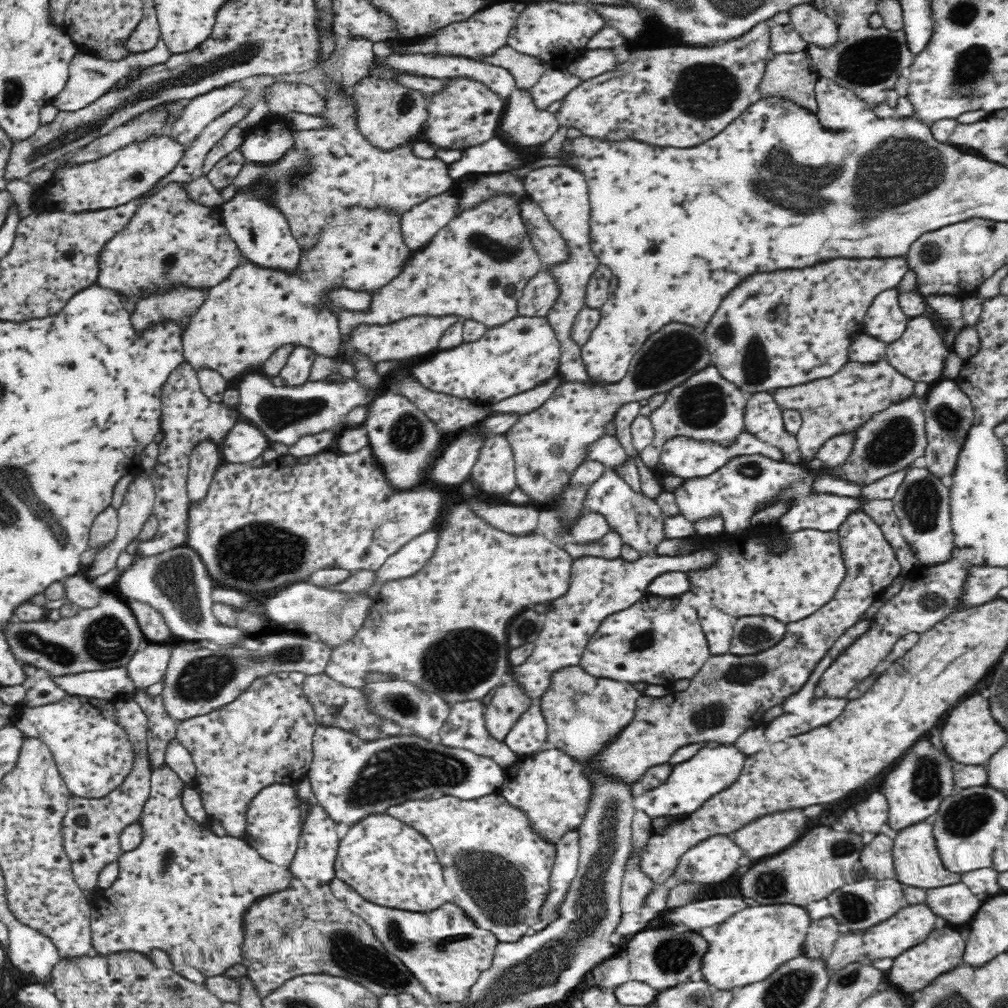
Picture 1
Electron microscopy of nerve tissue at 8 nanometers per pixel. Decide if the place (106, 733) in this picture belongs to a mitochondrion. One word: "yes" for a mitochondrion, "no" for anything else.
no

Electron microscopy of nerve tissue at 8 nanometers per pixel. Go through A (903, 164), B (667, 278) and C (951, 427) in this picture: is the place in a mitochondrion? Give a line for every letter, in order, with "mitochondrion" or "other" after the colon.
A: mitochondrion
B: other
C: mitochondrion

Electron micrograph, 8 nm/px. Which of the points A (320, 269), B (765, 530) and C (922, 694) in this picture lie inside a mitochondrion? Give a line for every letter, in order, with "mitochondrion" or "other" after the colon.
A: mitochondrion
B: other
C: other

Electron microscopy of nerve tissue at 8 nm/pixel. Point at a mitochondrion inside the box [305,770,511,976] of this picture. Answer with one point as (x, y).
(392, 929)

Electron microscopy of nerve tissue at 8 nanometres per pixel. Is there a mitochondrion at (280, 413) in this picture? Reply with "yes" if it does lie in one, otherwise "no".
yes

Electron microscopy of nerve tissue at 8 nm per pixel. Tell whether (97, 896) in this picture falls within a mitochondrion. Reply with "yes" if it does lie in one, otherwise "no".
no

